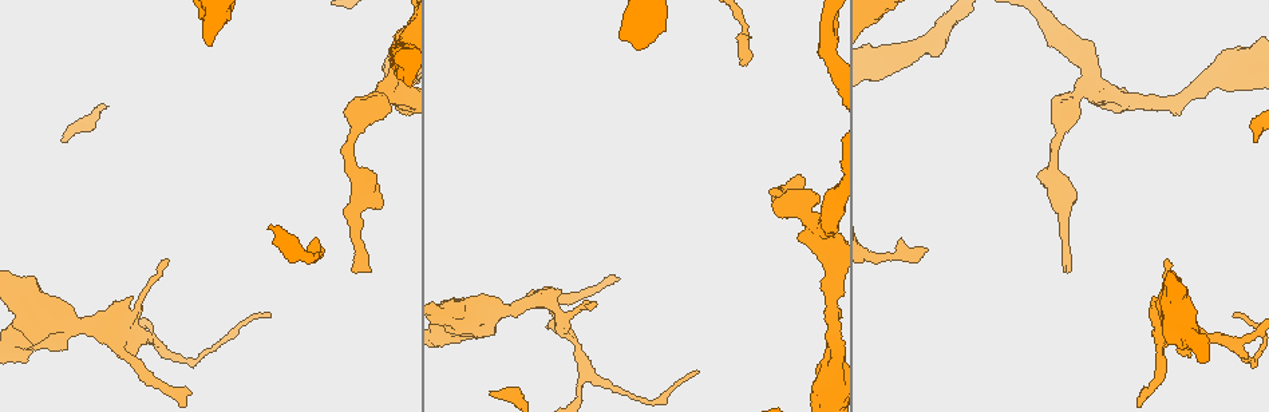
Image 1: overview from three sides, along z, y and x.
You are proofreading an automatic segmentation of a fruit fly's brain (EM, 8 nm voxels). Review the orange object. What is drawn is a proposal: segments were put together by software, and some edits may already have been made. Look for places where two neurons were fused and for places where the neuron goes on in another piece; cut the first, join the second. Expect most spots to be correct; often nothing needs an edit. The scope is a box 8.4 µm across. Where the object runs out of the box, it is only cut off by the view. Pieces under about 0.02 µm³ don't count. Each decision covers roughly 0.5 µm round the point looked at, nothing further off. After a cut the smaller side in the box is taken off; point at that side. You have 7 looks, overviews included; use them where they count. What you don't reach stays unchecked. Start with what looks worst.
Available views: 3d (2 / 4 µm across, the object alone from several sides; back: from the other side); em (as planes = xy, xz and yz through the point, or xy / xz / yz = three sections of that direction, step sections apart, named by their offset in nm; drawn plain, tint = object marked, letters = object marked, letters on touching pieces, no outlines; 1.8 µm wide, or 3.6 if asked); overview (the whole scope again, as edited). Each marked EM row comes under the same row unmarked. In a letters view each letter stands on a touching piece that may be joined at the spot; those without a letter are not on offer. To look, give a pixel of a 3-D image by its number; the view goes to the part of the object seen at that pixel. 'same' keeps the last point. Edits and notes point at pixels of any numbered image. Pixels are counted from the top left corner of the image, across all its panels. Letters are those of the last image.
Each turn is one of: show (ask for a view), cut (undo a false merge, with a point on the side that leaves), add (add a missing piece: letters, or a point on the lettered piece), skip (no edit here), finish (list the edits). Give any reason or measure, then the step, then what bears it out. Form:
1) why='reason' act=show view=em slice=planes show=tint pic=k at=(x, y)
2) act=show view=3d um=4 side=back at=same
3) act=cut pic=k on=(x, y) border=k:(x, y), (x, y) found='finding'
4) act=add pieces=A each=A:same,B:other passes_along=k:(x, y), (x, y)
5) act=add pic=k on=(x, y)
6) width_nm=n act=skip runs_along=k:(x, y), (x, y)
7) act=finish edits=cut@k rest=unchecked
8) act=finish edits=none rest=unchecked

act=show view=em slice=xy step=4 show=letters pic=1 at=(529, 300)

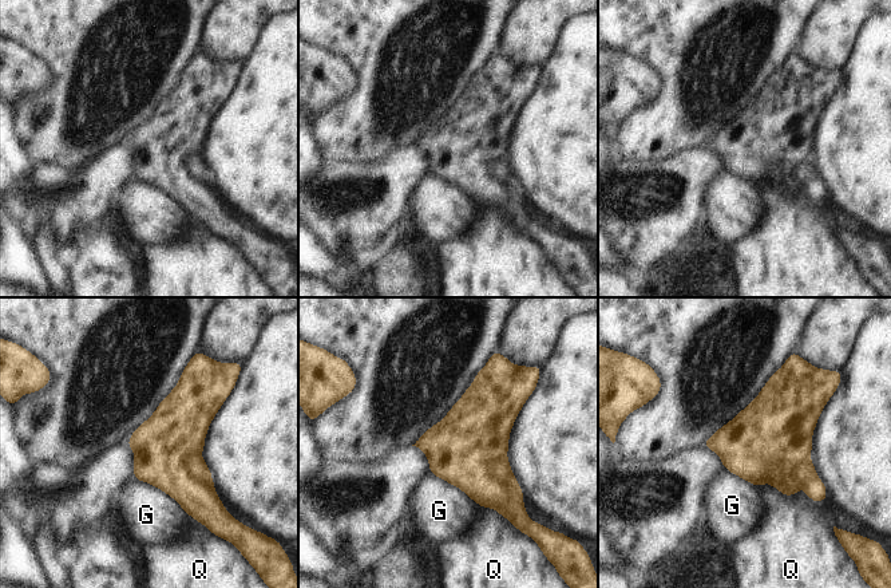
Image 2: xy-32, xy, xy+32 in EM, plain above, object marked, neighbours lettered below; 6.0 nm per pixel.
longest_contact=G:420nm act=skip each=G:other,Q:other border=2:(756, 485), (822, 501) found='one neuron here'

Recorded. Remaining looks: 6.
why='tapers out' act=show view=3d um=2 pic=1 at=(1068, 270)

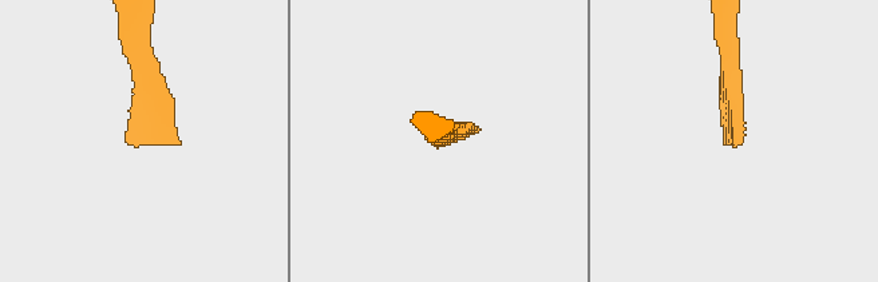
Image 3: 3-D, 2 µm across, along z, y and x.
act=show view=em slice=planes show=letters pic=3 at=(477, 132)

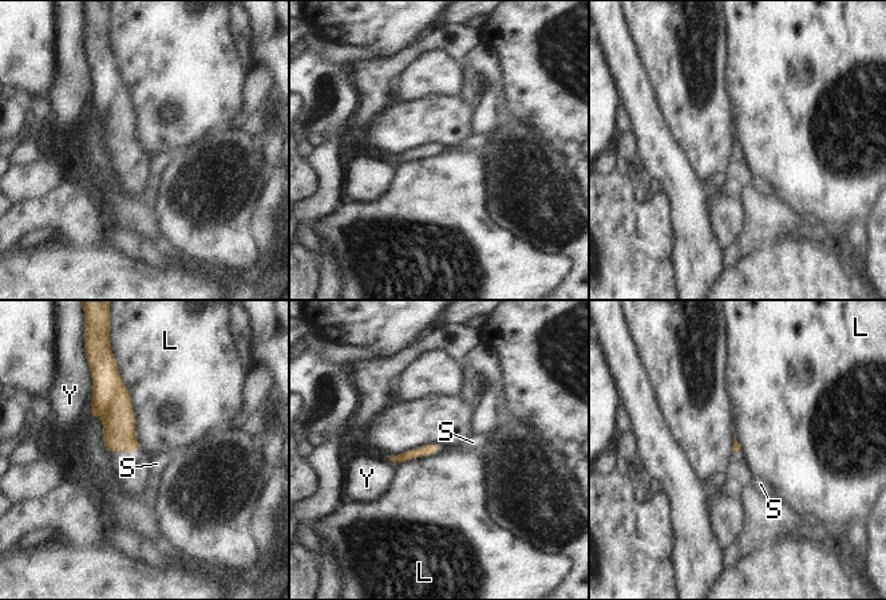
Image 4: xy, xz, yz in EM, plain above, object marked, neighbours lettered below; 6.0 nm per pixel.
longest_contact=L:550nm act=skip each=L:other,S:other,Y:other runs_along=4:(435, 446), (394, 458) found='no lettered piece goes on from it'

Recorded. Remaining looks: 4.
why='an open end' act=show view=3d um=4 pic=1 at=(165, 261)

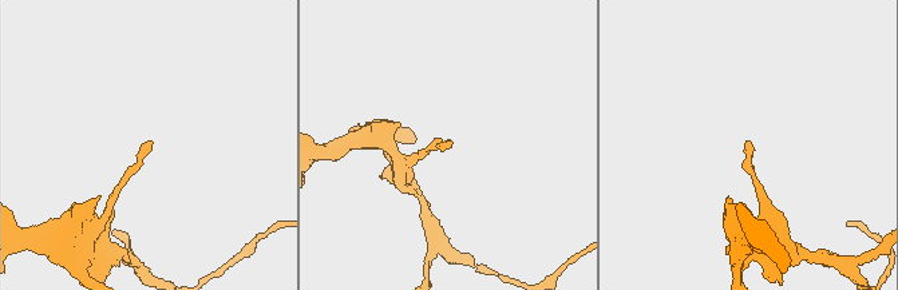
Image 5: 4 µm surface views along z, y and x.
why='shape alone is not enough' act=show view=em um=3.6 slice=planes show=letters pic=5 at=(151, 140)

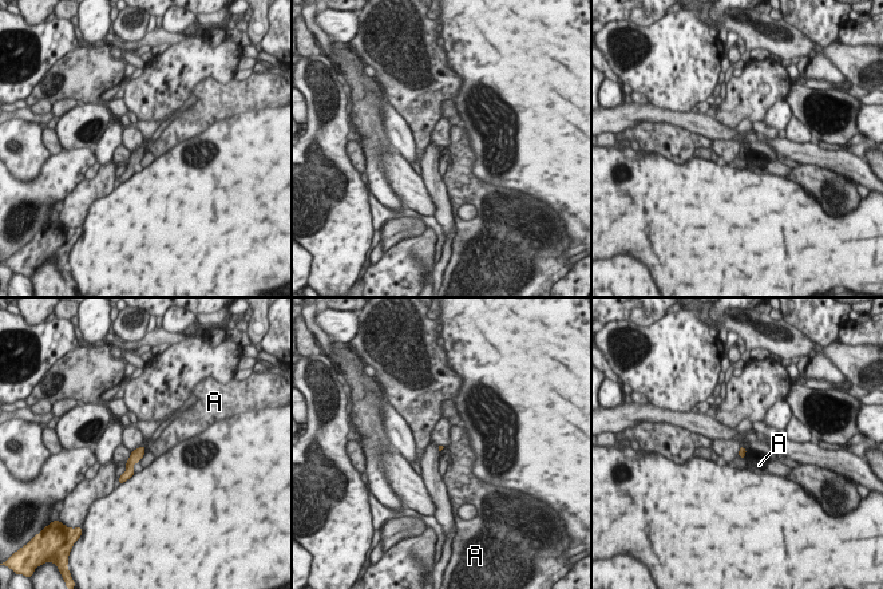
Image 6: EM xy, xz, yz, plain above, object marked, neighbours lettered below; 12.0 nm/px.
act=skip each=A:other border=6:(146, 449), (139, 461) found='no lettered piece goes on from it'

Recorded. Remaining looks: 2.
act=finish edits=none rest=unchecked

